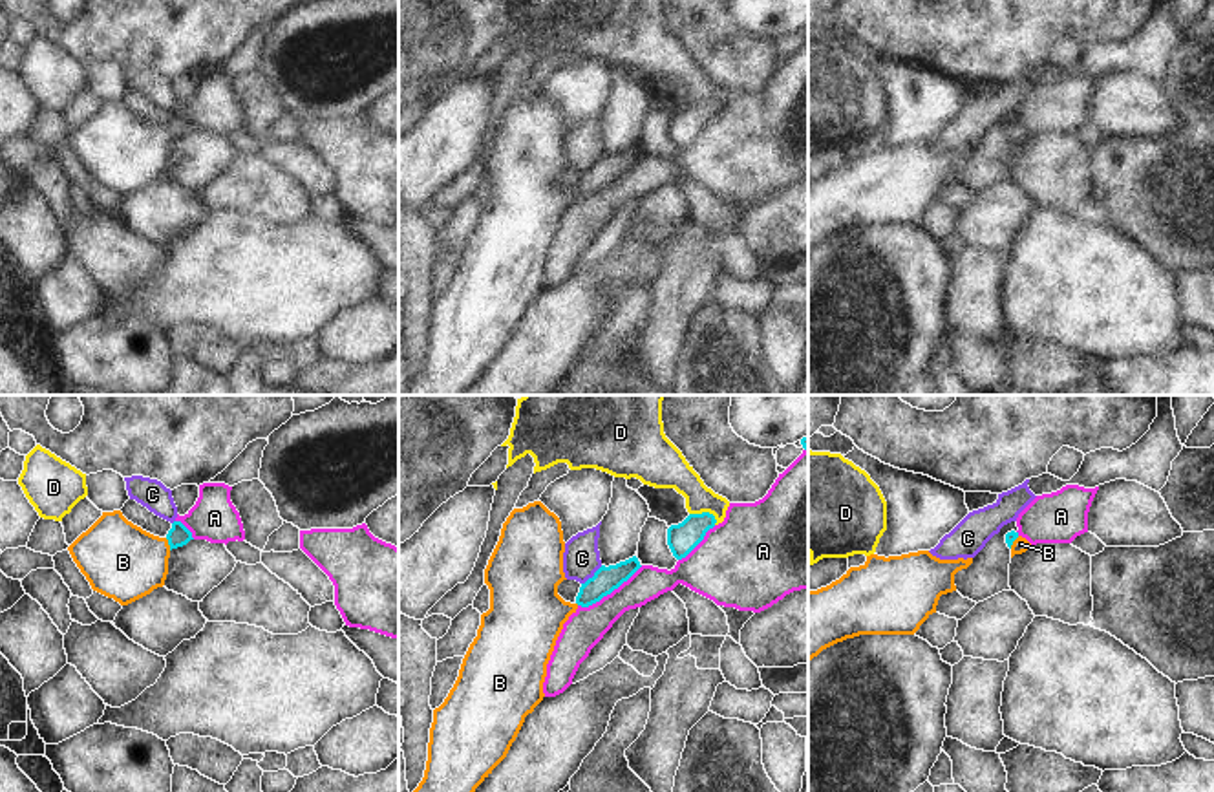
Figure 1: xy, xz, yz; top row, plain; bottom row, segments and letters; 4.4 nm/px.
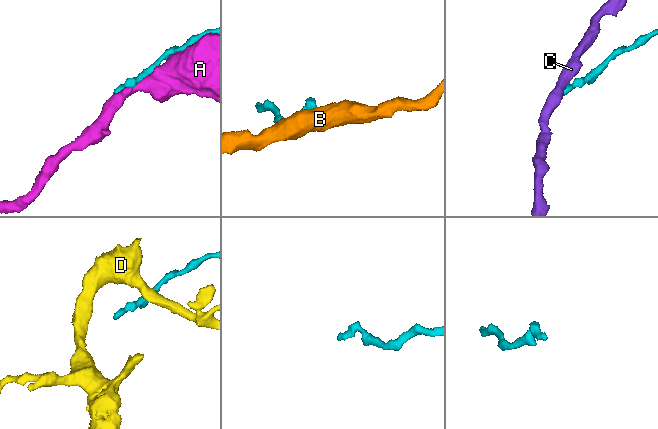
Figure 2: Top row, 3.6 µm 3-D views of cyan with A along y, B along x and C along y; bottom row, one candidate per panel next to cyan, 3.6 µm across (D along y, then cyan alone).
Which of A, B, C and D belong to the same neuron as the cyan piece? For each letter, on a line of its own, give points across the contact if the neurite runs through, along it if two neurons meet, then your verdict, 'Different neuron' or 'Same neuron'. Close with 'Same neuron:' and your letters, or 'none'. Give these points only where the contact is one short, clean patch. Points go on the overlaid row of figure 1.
A: Different neuron
B: Path across: xy (178, 536), (169, 544), (138, 562), (123, 562). Same neuron
C: Boundary: xz (602, 566), (582, 584). Different neuron
D: Boundary: xz (690, 513), (710, 513), (717, 522). Different neuron
Same neuron: B.

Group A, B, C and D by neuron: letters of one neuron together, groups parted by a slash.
A / B / C / D

